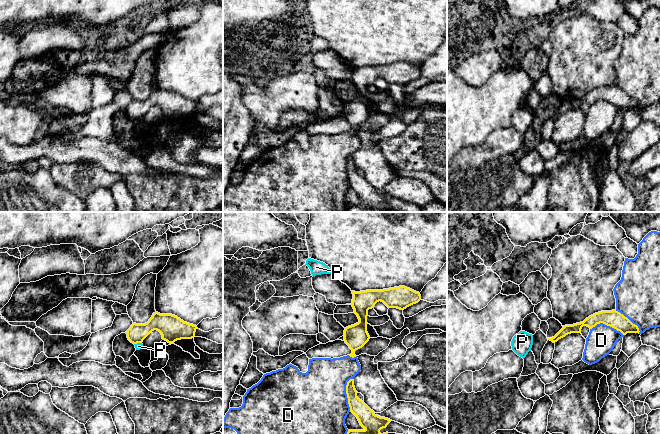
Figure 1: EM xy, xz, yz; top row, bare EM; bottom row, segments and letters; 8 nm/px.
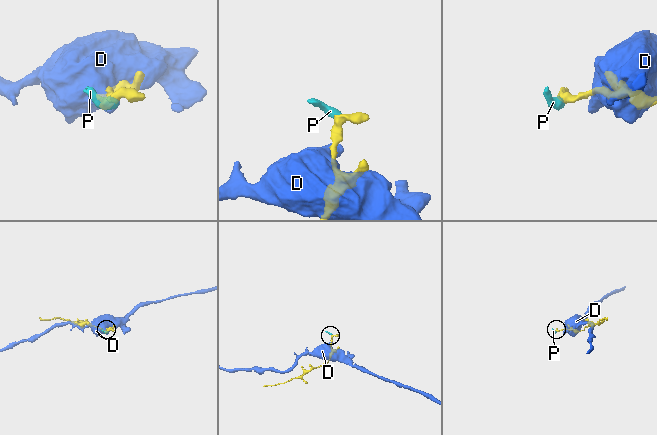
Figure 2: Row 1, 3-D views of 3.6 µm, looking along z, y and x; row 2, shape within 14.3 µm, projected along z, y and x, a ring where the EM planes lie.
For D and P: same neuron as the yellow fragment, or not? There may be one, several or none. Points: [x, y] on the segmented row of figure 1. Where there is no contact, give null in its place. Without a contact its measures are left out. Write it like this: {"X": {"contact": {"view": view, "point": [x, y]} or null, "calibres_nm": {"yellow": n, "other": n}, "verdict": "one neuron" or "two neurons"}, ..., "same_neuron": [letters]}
{"D": {"contact": {"view": "yz", "point": [607, 325]}, "calibres_nm": {"yellow": 140, "other": 220}, "verdict": "two neurons"}, "P": {"contact": {"view": "xy", "point": [137, 342]}, "calibres_nm": {"yellow": 150, "other": 60}, "verdict": "two neurons"}, "same_neuron": []}

